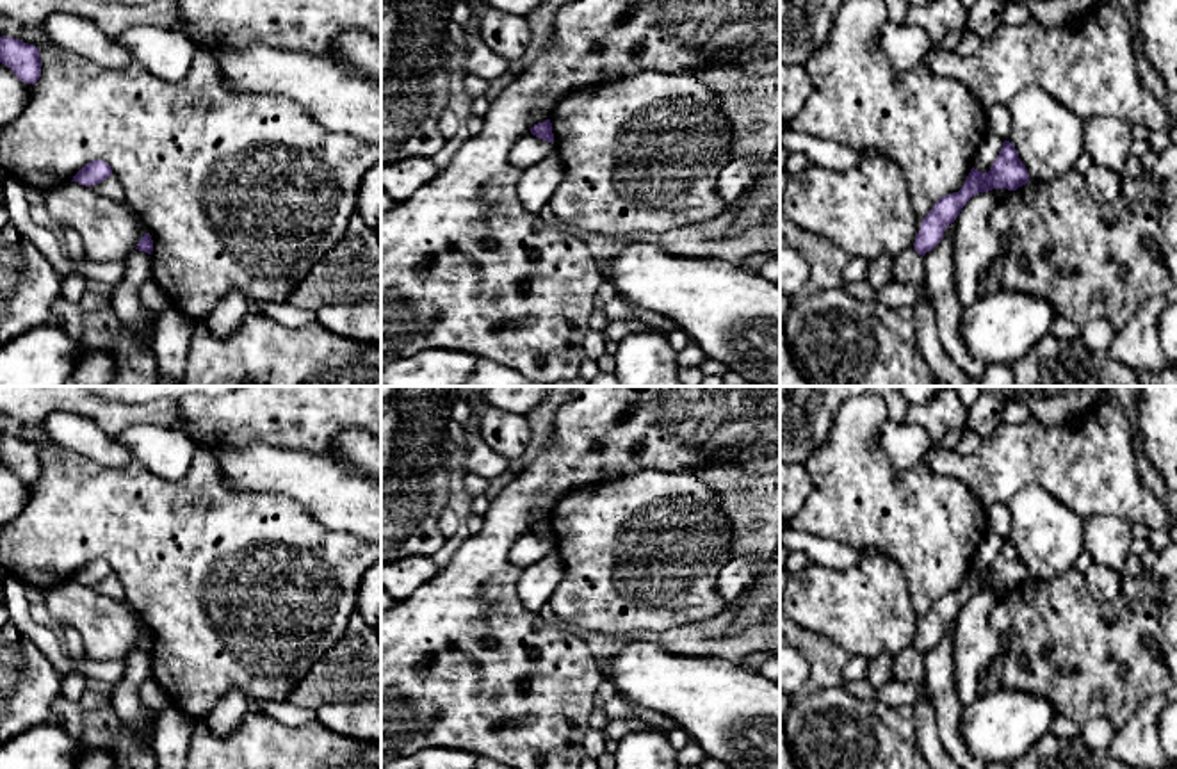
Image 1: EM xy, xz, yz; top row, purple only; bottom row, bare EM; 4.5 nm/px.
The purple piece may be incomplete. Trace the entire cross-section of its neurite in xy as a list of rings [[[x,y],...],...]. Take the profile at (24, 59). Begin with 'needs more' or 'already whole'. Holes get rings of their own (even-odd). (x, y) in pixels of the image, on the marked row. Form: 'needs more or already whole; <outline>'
already whole; [[[0,37],[0,62],[14,71],[25,84],[36,84],[41,77],[41,52],[14,37]]]

